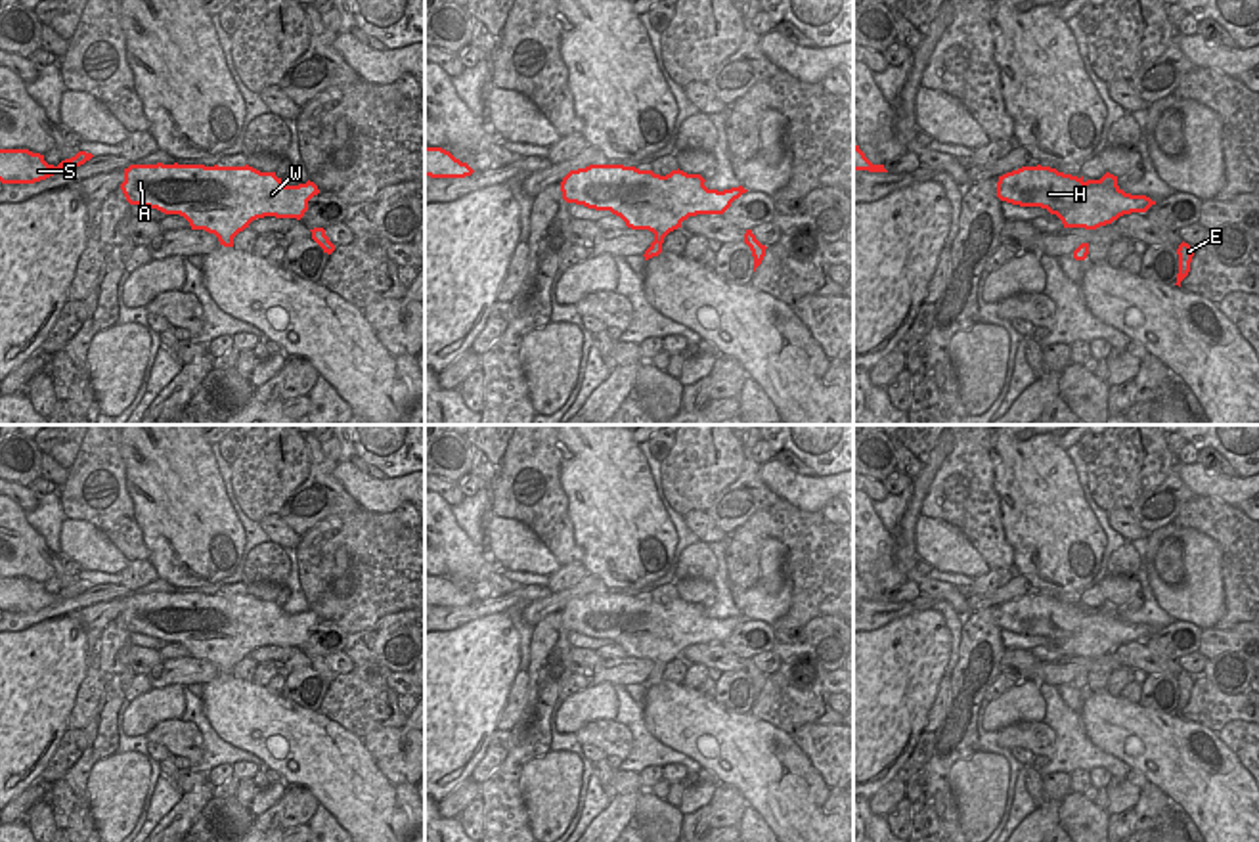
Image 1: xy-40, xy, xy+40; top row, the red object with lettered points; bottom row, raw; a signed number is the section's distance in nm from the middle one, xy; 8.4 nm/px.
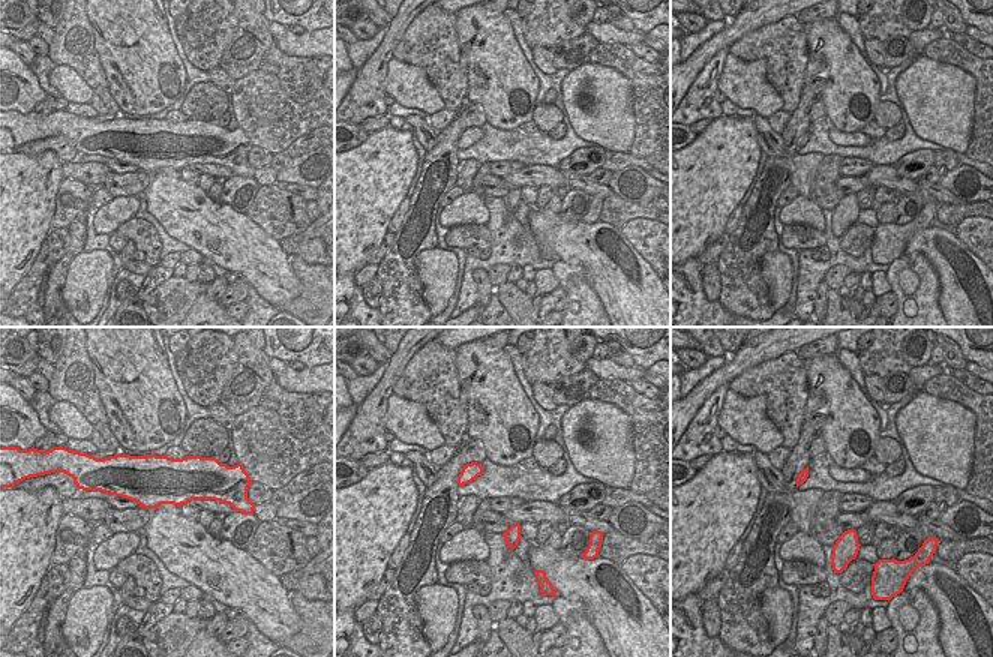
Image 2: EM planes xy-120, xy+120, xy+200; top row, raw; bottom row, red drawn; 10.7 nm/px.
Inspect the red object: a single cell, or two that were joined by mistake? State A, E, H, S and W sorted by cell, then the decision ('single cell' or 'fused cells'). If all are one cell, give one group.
groups A E H S W; single cell

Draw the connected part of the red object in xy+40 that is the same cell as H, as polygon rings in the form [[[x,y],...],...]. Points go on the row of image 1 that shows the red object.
[[[1022,166],[999,176],[997,197],[1020,207],[1041,207],[1056,214],[1064,228],[1096,230],[1123,214],[1146,212],[1156,201],[1125,193],[1117,176],[1083,180],[1050,166]]]

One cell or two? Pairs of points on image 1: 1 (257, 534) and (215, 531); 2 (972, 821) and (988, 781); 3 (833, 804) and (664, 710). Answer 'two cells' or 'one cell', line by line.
1: two cells
2: one cell
3: two cells

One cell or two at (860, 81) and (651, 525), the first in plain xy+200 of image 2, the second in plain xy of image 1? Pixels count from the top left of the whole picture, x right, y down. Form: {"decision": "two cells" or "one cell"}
{"decision": "one cell"}

